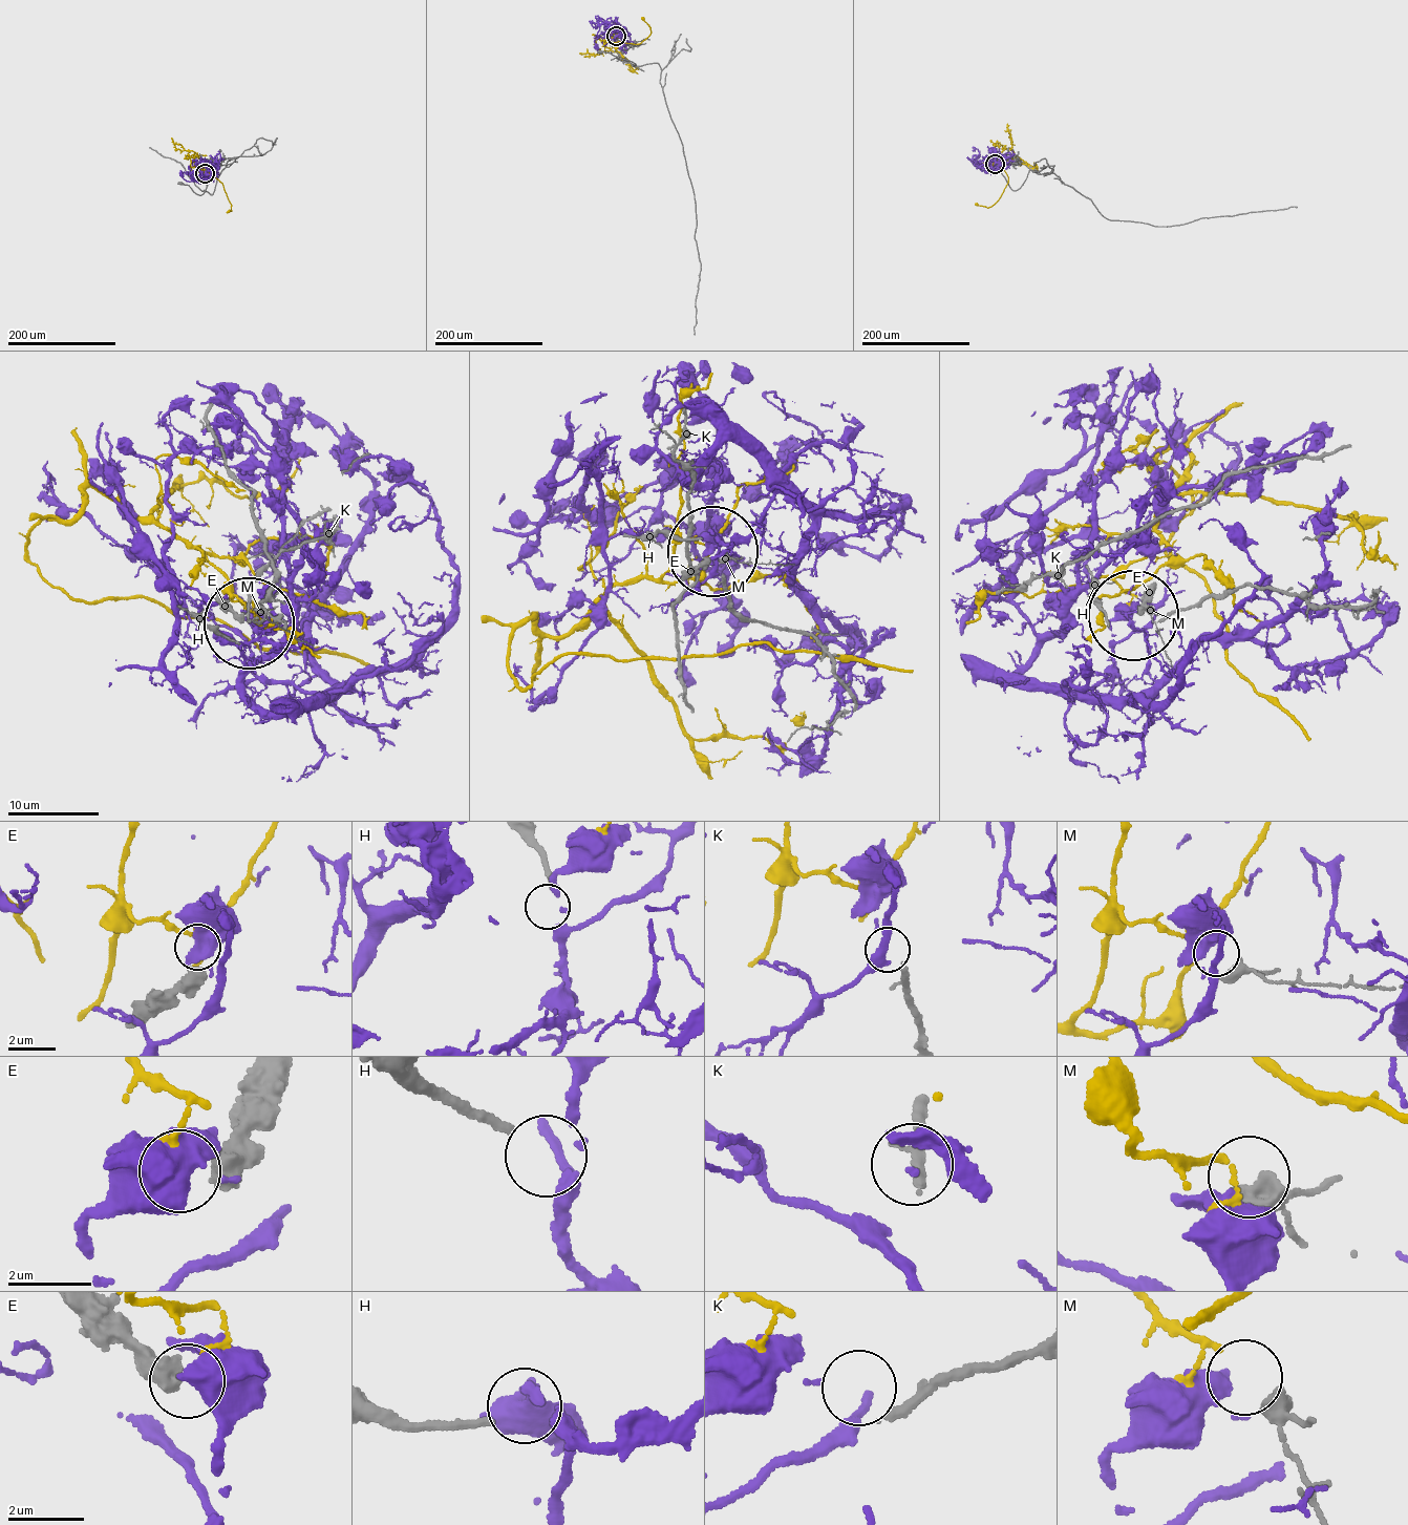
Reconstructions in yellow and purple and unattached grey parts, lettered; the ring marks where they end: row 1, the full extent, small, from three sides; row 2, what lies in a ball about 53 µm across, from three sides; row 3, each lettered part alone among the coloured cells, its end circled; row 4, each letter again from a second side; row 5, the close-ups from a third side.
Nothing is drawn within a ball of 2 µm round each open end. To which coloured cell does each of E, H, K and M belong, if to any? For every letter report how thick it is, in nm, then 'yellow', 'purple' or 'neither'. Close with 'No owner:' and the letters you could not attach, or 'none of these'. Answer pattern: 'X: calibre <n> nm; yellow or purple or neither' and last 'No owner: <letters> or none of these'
E: calibre 440 nm; neither
H: calibre 200 nm; neither
K: calibre 220 nm; neither
M: calibre 380 nm; yellow
No owner: E, H, K

